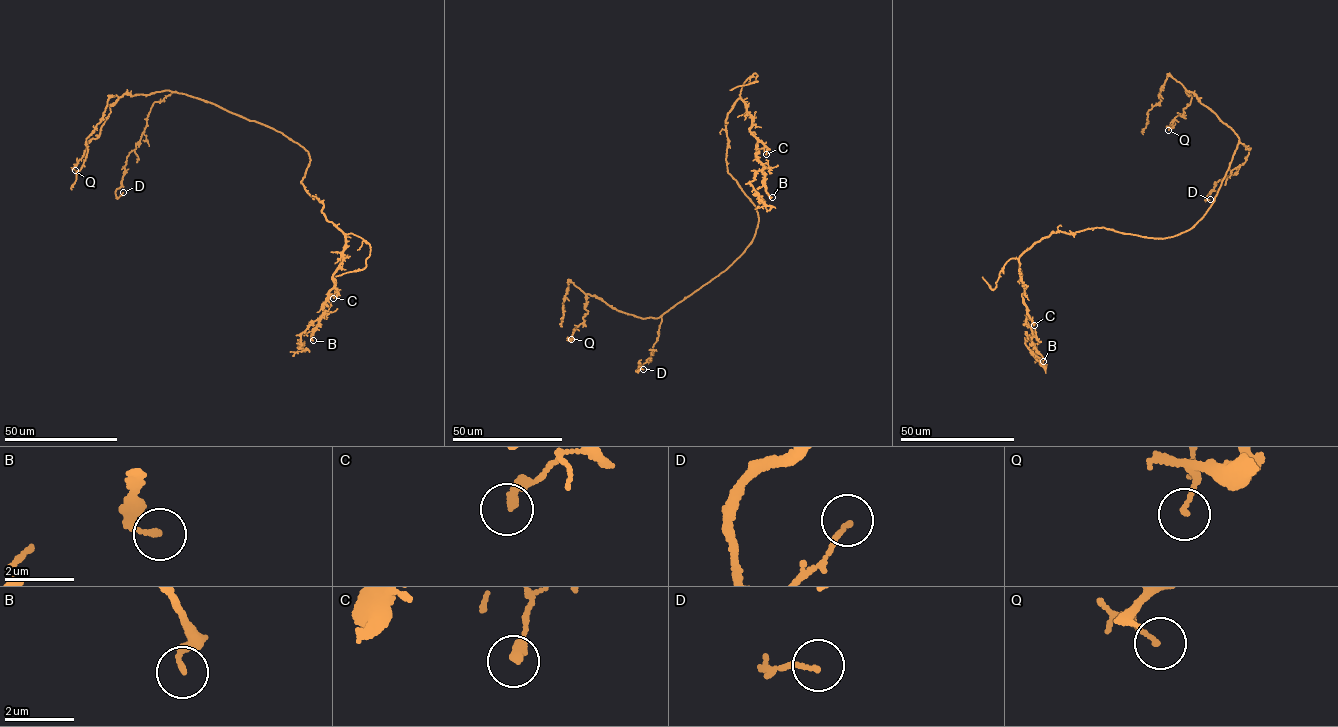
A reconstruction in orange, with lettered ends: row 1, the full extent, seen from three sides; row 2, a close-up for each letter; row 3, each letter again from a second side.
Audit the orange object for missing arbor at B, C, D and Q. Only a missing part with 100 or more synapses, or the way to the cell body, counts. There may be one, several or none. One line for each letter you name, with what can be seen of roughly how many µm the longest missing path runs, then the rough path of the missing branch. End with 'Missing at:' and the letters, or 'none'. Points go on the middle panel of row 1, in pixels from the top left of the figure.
Missing at: none

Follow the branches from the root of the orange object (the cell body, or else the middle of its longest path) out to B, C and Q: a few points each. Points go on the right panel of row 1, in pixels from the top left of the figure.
B: (1177, 234), (1155, 238), (1103, 227), (1067, 234), (1060, 230), (1024, 251), (1019, 274), (1026, 321), (1043, 361)
C: (1177, 234), (1154, 238), (1098, 227), (1067, 234), (1057, 231), (1034, 243), (1019, 259), (1023, 301), (1034, 325)
Q: (1177, 234), (1194, 227), (1206, 213), (1239, 139), (1186, 90), (1191, 95), (1190, 103), (1168, 130)

